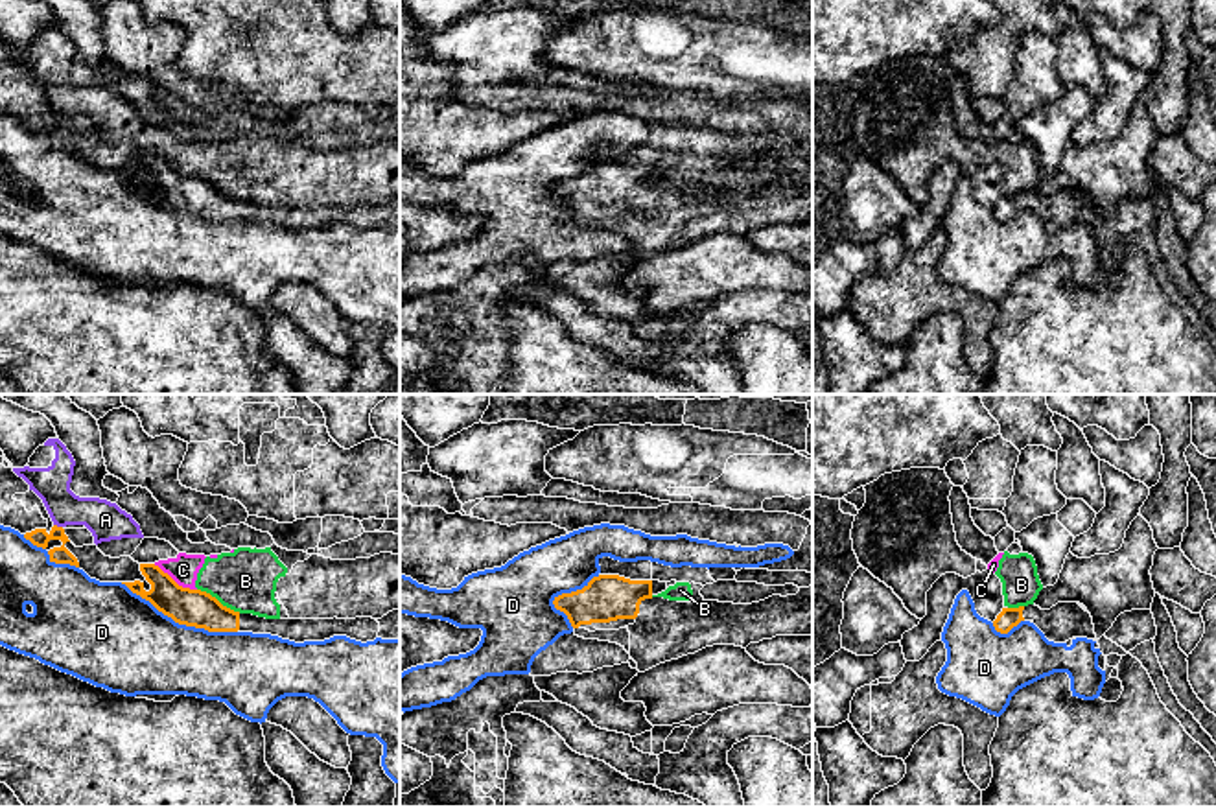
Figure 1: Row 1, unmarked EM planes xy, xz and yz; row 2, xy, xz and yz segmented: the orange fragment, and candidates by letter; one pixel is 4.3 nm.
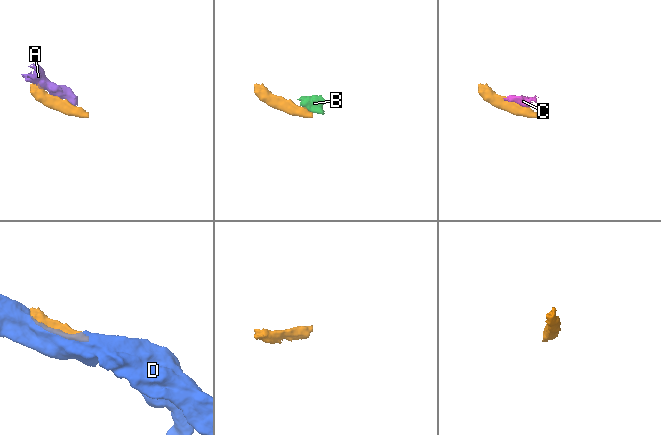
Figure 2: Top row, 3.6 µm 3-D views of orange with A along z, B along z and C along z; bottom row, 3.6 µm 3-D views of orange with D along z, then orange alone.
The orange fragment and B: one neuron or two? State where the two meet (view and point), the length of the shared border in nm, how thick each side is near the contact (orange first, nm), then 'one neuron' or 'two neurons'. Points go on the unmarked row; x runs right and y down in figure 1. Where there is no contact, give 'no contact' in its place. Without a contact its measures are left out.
xy (218, 188) | 220 nm | 160/280 nm | two neurons

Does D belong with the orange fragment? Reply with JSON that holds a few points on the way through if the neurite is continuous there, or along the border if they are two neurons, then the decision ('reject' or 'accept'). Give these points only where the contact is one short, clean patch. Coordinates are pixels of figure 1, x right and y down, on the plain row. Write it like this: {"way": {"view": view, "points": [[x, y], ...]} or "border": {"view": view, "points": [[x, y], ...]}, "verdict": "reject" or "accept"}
{"verdict": "reject"}

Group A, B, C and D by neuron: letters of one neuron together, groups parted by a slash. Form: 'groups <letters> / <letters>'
groups A B C / D

